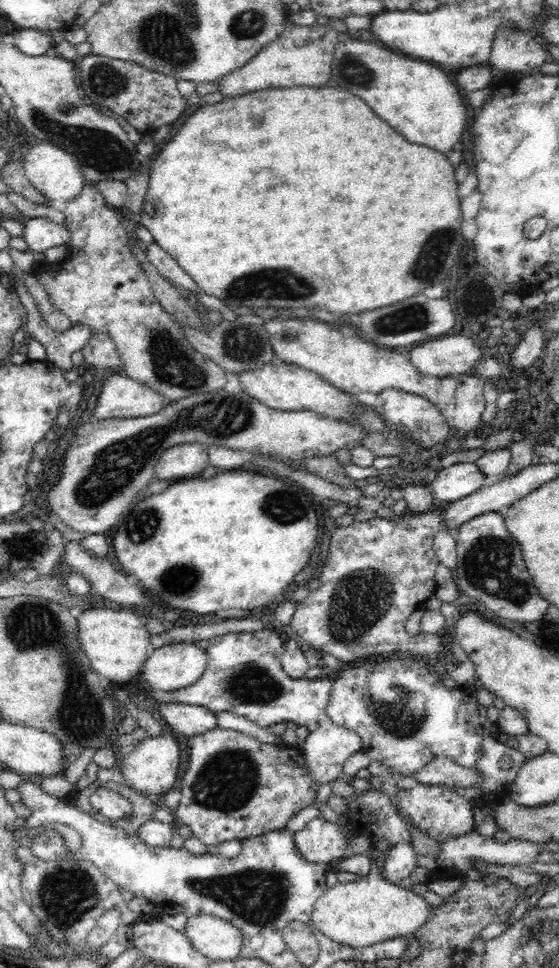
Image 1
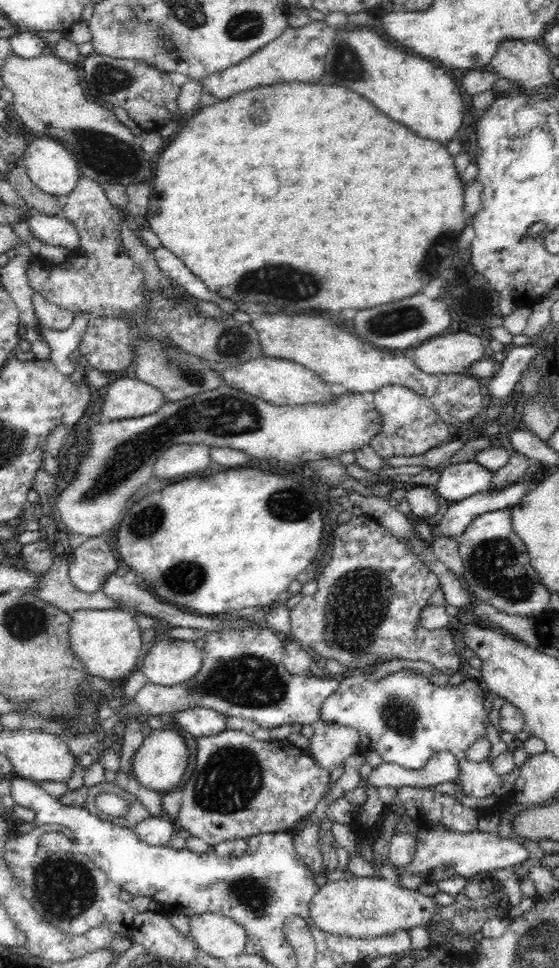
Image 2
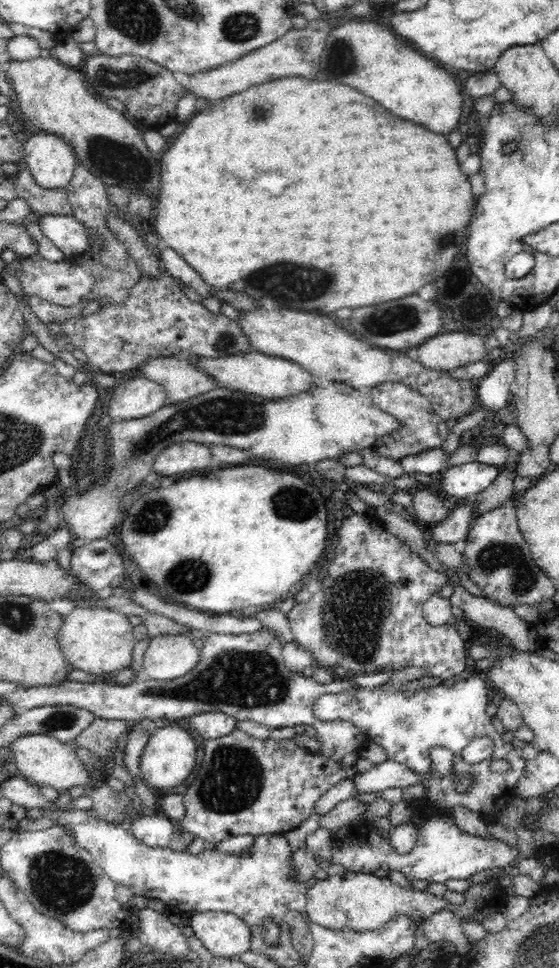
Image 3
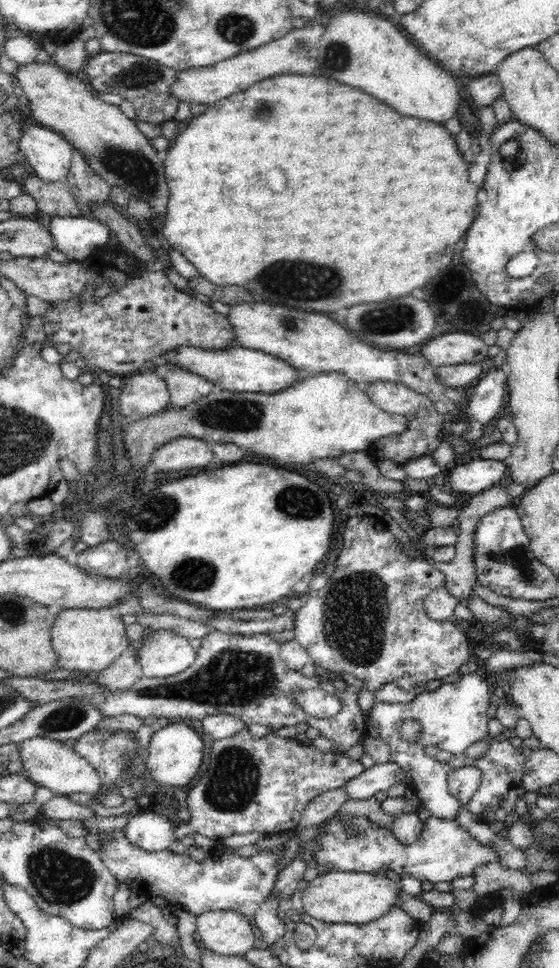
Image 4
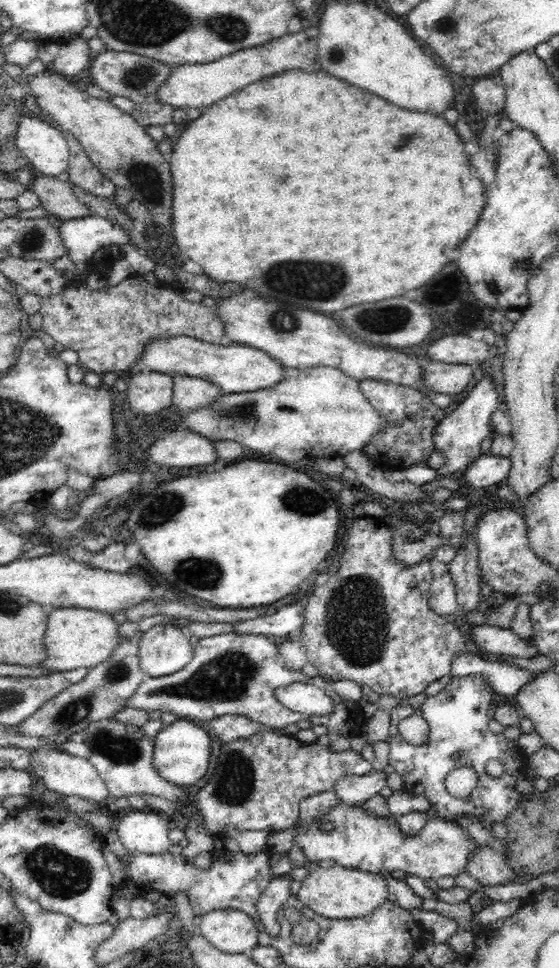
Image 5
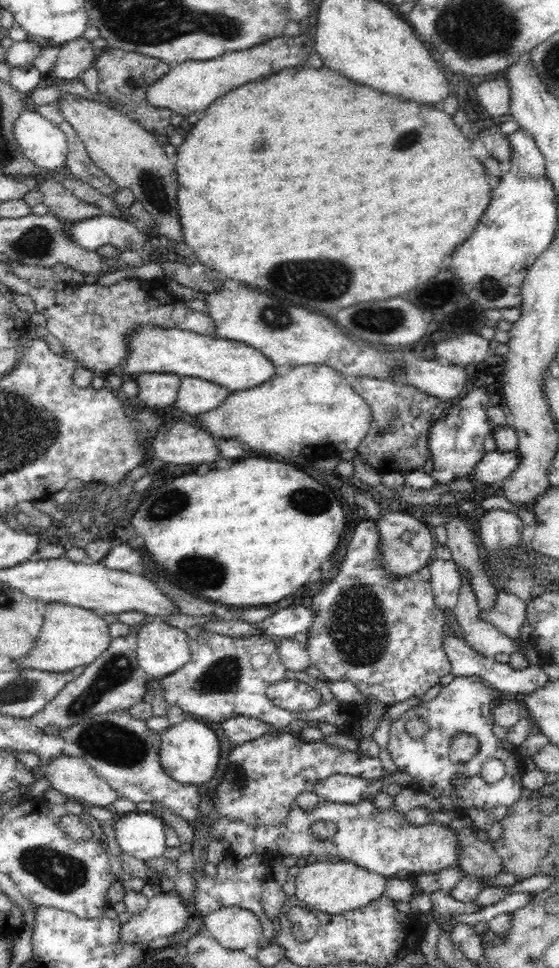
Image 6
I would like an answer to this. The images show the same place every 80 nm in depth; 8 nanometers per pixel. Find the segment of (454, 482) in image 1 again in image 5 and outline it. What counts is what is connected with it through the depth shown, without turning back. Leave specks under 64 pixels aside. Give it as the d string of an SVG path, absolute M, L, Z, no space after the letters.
M480 455L474 462L467 466L456 478L461 484L470 488L481 488L498 484L509 475L511 469L510 457Z

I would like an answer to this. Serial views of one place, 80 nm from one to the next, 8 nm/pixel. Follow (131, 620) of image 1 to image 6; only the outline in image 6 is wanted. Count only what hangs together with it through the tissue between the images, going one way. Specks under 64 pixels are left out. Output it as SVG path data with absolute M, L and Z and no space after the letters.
M50 602L42 605L44 620L40 634L33 643L32 650L17 660L24 669L68 672L84 668L94 662L108 648L112 636L108 622L95 611L80 606L70 606L62 602Z

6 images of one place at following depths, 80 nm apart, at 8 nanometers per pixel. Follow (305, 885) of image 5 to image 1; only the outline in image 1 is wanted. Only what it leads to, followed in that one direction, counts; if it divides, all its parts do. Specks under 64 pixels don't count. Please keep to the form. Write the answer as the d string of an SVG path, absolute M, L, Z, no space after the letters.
M370 858L370 863L365 877L326 887L324 894L313 904L312 926L342 946L366 948L384 940L408 936L424 926L431 916L430 904L424 901L422 895L384 880L376 859Z

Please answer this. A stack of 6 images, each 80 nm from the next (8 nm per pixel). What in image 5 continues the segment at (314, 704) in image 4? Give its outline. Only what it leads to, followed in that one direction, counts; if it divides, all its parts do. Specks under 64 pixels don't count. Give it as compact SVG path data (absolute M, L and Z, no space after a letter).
M294 682L275 690L276 700L287 710L314 717L326 715L333 711L333 702L328 694L313 685Z

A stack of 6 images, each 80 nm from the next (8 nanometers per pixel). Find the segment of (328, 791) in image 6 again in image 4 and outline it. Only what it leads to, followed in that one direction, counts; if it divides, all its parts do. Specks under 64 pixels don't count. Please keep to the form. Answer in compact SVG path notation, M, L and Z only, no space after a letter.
M390 761L364 770L363 774L344 782L342 787L346 789L348 799L366 800L373 798L380 790L387 791L390 786L405 781L406 777L400 766Z

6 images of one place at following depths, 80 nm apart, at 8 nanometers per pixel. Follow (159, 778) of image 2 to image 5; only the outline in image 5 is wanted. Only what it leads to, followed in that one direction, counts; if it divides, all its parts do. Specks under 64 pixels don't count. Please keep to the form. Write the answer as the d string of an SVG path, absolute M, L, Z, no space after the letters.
M178 719L165 726L155 737L154 756L156 771L160 777L178 786L194 784L206 774L210 760L210 736L188 719Z

